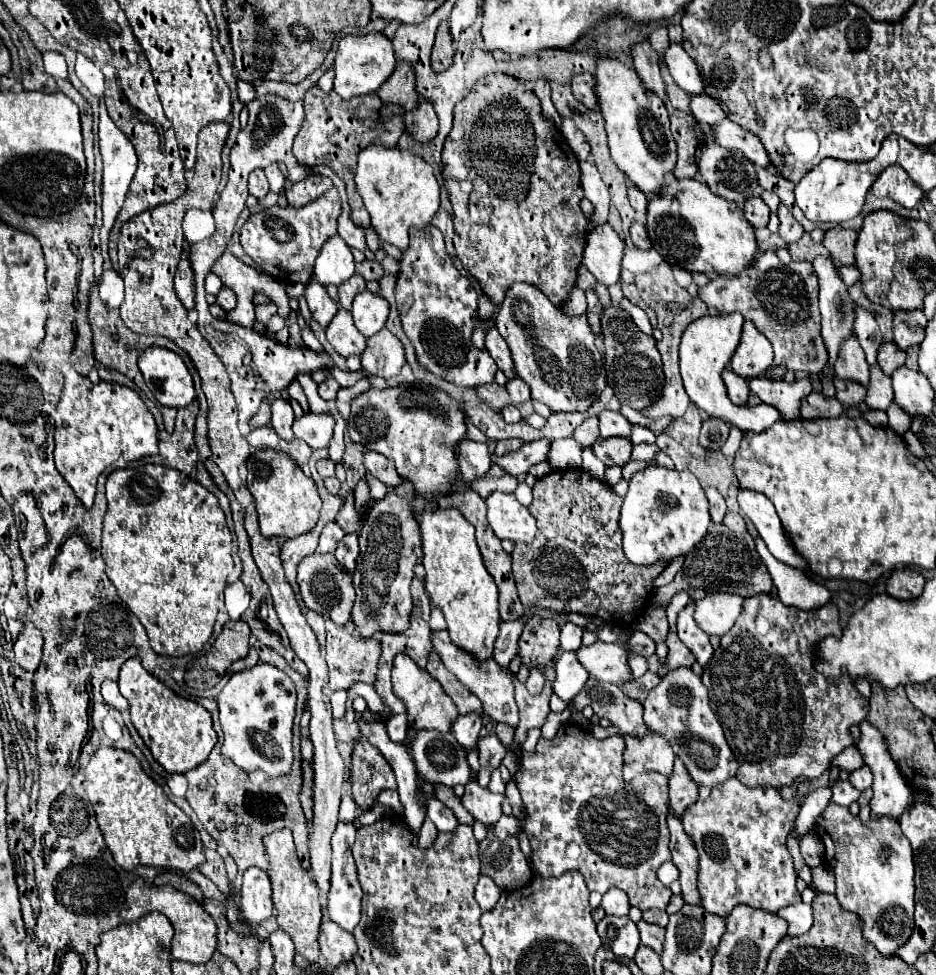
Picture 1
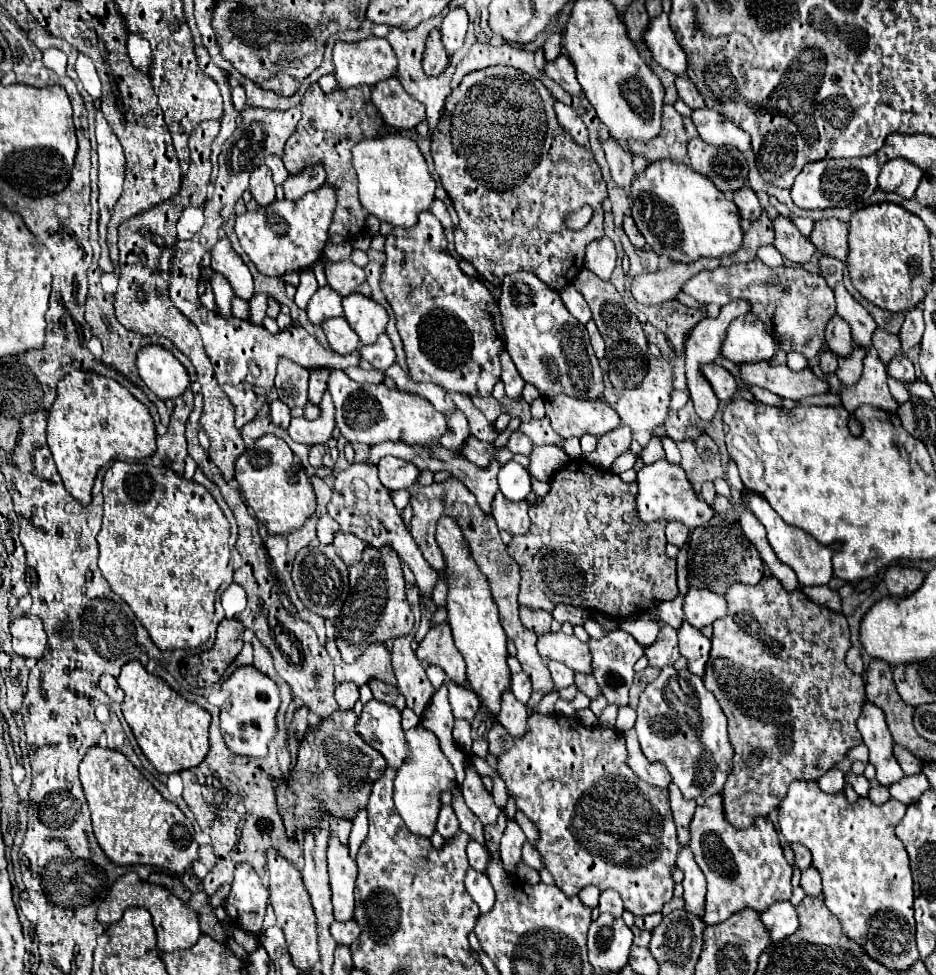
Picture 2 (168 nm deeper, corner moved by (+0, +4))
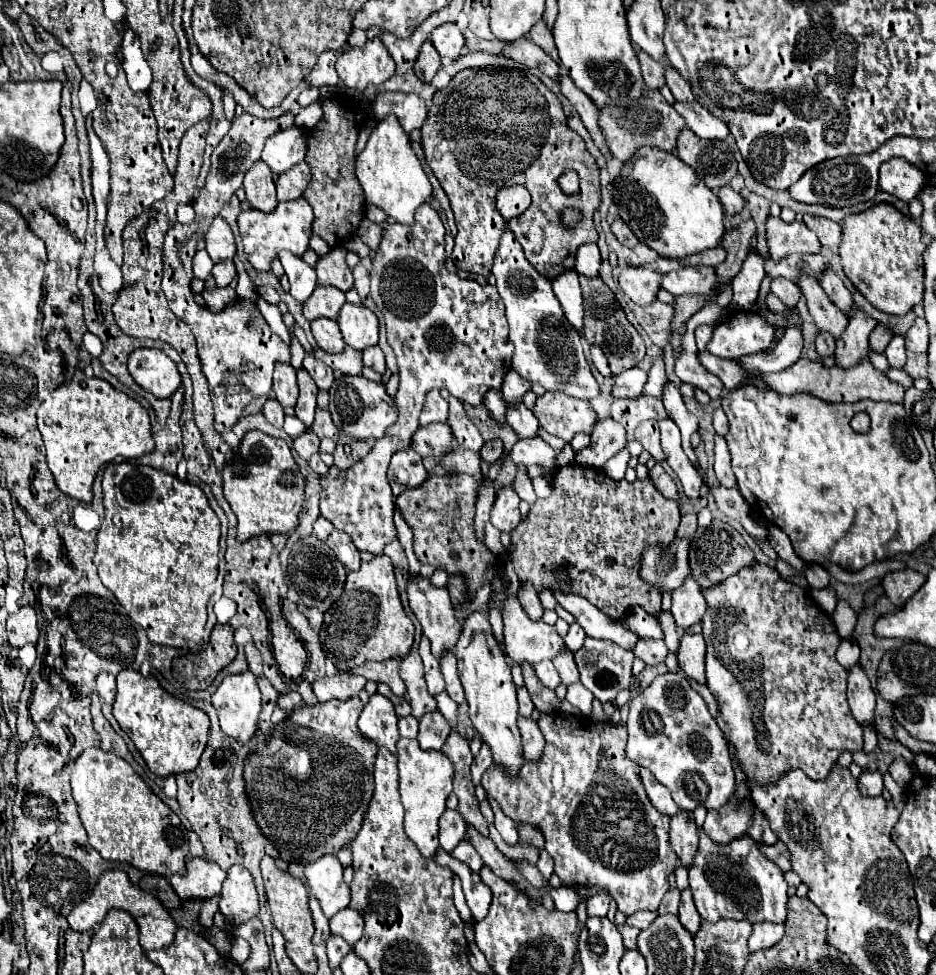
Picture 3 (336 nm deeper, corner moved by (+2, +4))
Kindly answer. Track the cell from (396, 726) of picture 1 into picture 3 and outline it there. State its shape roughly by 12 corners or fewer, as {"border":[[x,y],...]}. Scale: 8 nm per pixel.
{"border":[[402,717],[398,721],[400,737],[414,739],[418,721]]}

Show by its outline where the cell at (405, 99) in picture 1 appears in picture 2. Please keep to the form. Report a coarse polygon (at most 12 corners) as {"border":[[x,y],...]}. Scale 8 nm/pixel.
{"border":[[398,77],[372,87],[372,103],[396,129],[426,119]]}

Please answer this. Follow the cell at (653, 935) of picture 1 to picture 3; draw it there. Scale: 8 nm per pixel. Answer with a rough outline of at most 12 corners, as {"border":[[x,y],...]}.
{"border":[[622,925],[620,929],[624,937],[626,949],[636,949],[636,937],[640,929]]}

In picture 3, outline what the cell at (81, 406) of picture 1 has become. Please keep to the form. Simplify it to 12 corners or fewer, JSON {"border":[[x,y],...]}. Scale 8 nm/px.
{"border":[[76,369],[38,407],[58,489],[154,449],[148,411]]}

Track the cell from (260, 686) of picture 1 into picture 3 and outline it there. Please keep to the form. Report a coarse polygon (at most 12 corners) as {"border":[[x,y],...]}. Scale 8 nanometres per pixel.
{"border":[[252,671],[228,675],[212,695],[222,731],[256,733],[260,689]]}

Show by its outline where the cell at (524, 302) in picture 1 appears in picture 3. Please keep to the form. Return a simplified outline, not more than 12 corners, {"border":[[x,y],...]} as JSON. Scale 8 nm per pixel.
{"border":[[504,229],[492,275],[512,369],[574,399],[600,395],[550,279]]}

